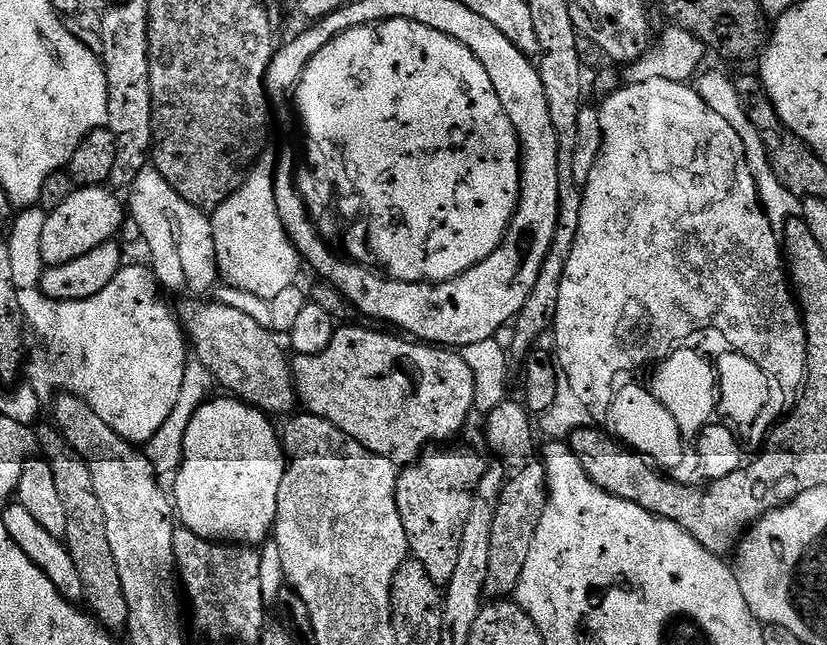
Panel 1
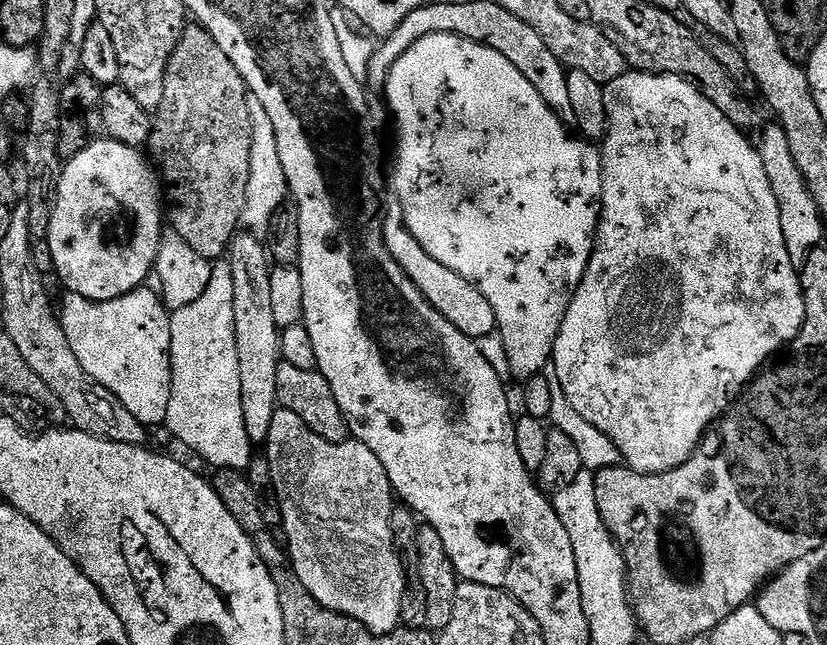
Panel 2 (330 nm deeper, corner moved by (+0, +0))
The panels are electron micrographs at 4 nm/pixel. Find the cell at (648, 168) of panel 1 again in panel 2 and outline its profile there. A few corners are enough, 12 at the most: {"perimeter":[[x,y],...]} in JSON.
{"perimeter":[[603,85],[555,383],[669,472],[804,328],[757,145]]}

